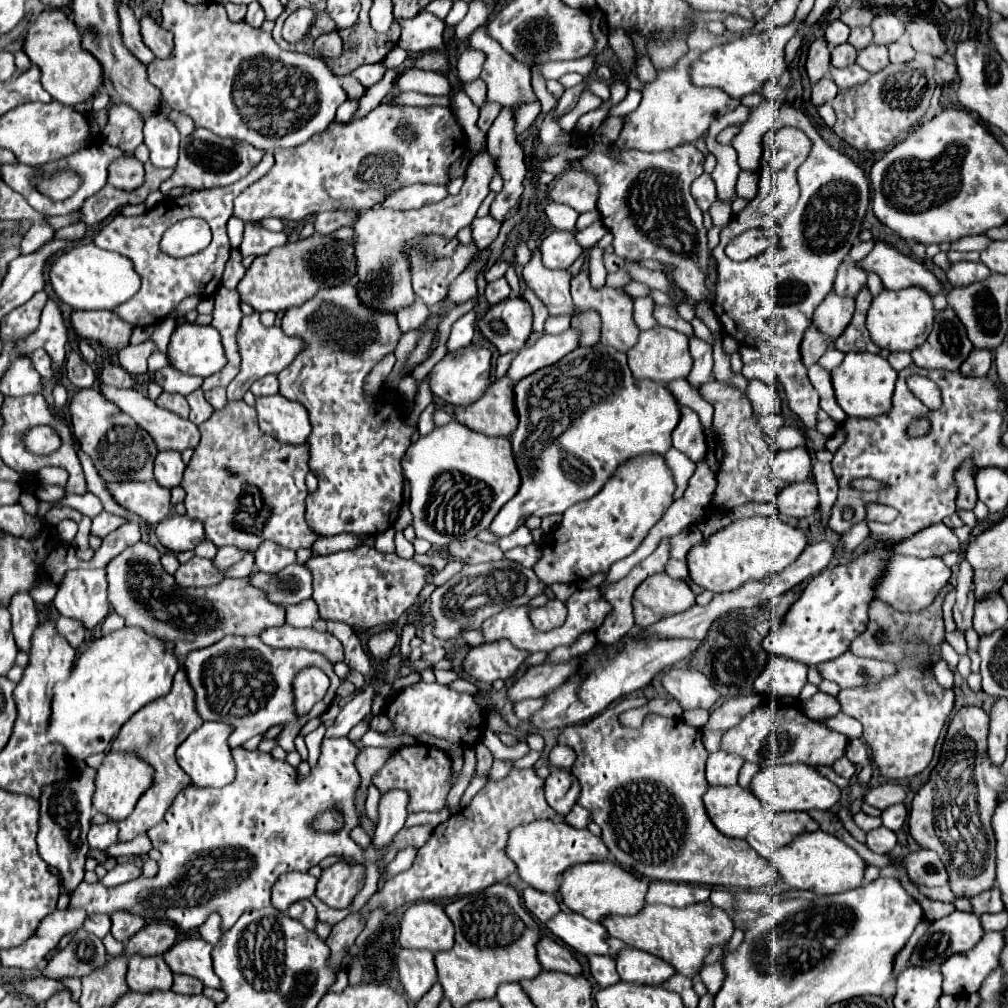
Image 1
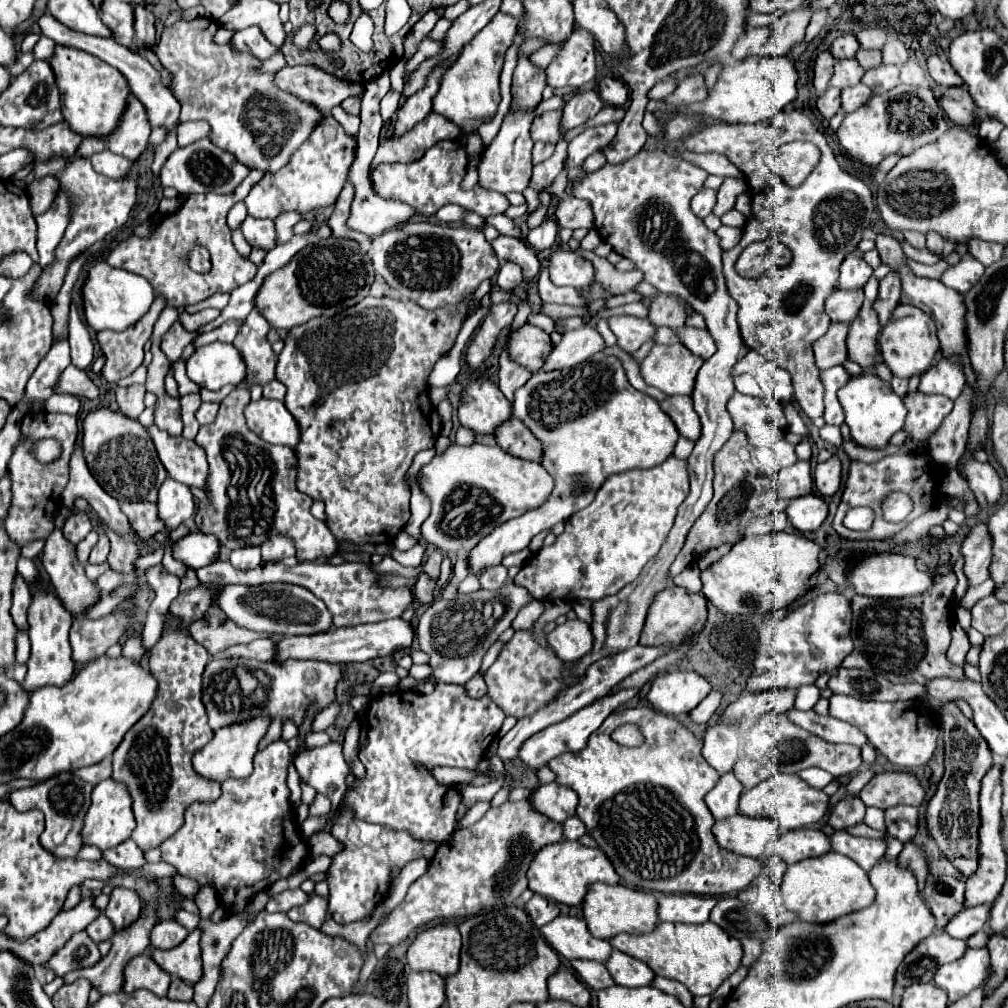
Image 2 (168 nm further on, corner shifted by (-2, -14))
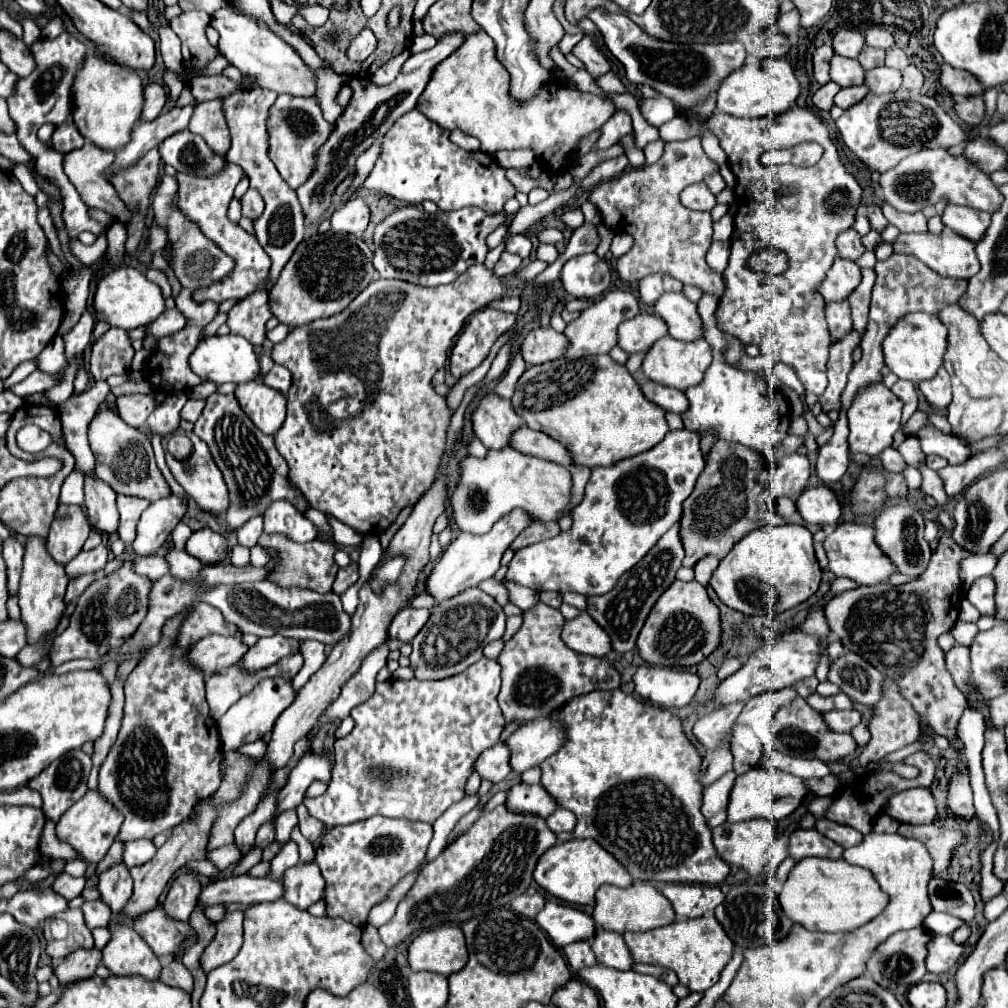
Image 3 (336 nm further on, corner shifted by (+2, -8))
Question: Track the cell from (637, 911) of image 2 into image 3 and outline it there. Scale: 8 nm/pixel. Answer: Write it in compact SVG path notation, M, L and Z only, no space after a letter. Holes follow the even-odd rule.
M634 882L628 888L604 884L596 892L596 904L594 904L592 918L598 926L602 926L608 932L618 932L618 934L624 934L628 930L646 932L646 930L654 930L654 928L674 922L674 910L670 910L670 902L666 902L666 898L654 886L646 882Z

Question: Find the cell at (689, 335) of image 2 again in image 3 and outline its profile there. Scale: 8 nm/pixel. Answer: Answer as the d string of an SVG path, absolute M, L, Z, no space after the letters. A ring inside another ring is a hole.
M662 294L654 304L654 312L668 324L668 332L676 340L692 342L704 338L704 322L698 308L684 294Z

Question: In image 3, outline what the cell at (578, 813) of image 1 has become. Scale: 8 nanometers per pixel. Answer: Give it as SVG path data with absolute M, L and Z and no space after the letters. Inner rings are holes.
M558 808L552 816L546 818L546 824L548 824L548 828L550 828L554 834L558 834L558 832L564 832L564 830L574 830L576 818L574 818L574 814L572 814L570 810Z

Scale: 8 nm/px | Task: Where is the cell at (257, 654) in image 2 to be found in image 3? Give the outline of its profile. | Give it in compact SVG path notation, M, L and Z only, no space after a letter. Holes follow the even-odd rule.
M206 636L196 642L190 650L190 660L198 664L206 674L214 674L214 670L224 670L226 666L240 662L248 646L234 636Z

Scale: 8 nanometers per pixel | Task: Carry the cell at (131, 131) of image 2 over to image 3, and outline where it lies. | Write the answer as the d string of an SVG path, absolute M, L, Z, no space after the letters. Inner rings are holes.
M148 84L144 88L144 108L142 108L140 122L154 120L162 112L166 102L168 102L168 96L166 96L164 88L158 86L158 84Z

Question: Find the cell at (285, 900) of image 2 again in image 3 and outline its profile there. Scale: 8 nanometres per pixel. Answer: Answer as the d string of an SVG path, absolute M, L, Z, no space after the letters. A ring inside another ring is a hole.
M246 874L246 876L214 882L212 886L202 890L198 900L204 906L228 904L228 902L252 906L260 902L276 902L276 900L282 900L282 896L284 896L282 882L270 880L270 878L254 878Z

